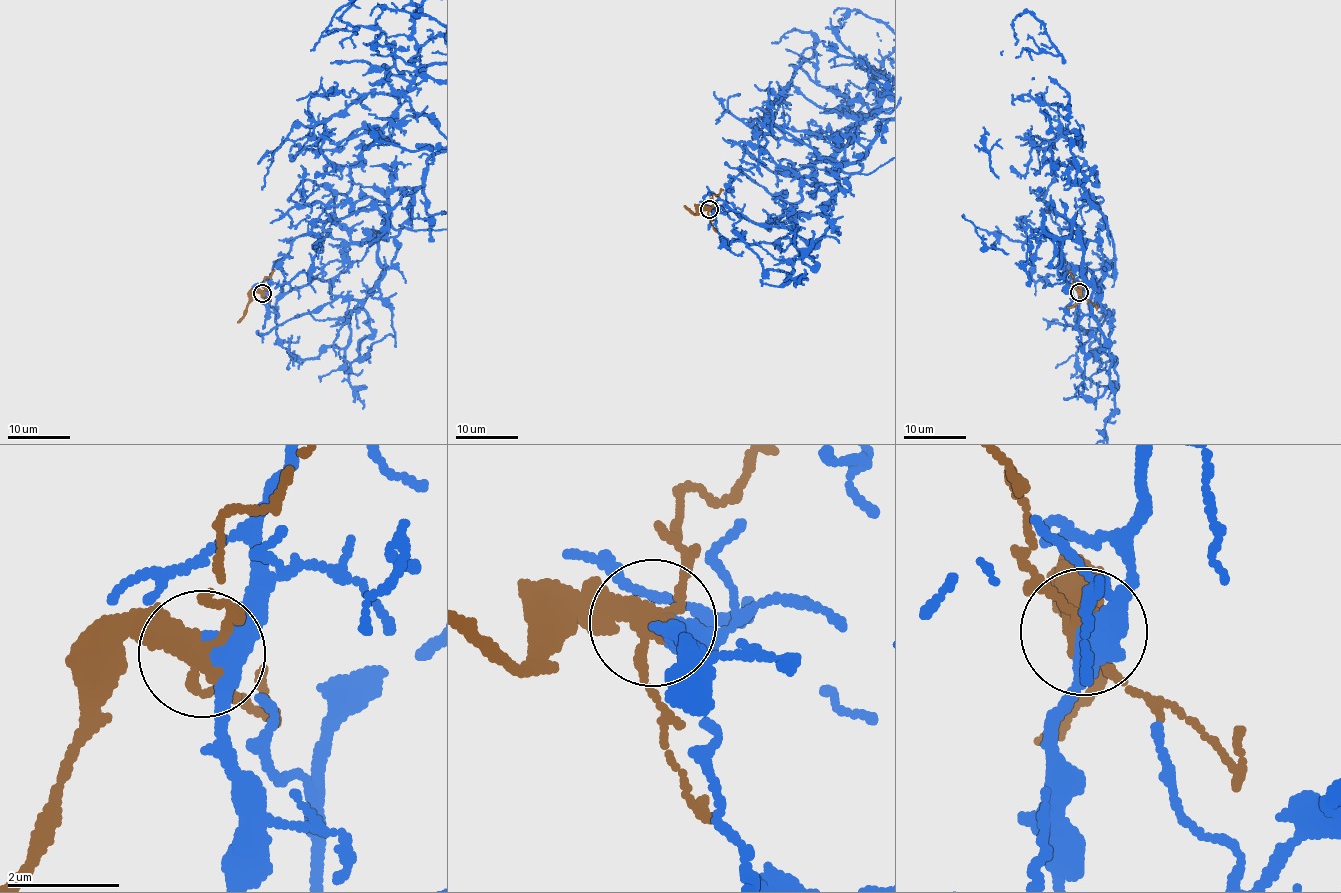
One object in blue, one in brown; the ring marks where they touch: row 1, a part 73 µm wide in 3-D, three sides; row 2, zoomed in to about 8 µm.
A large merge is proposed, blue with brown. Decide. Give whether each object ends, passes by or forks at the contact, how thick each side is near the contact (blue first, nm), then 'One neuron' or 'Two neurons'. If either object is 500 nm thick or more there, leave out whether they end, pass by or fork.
At the ring blue passes by. At the ring brown forks. Thickness 440 nm (blue) against 260 nm. Two neurons

